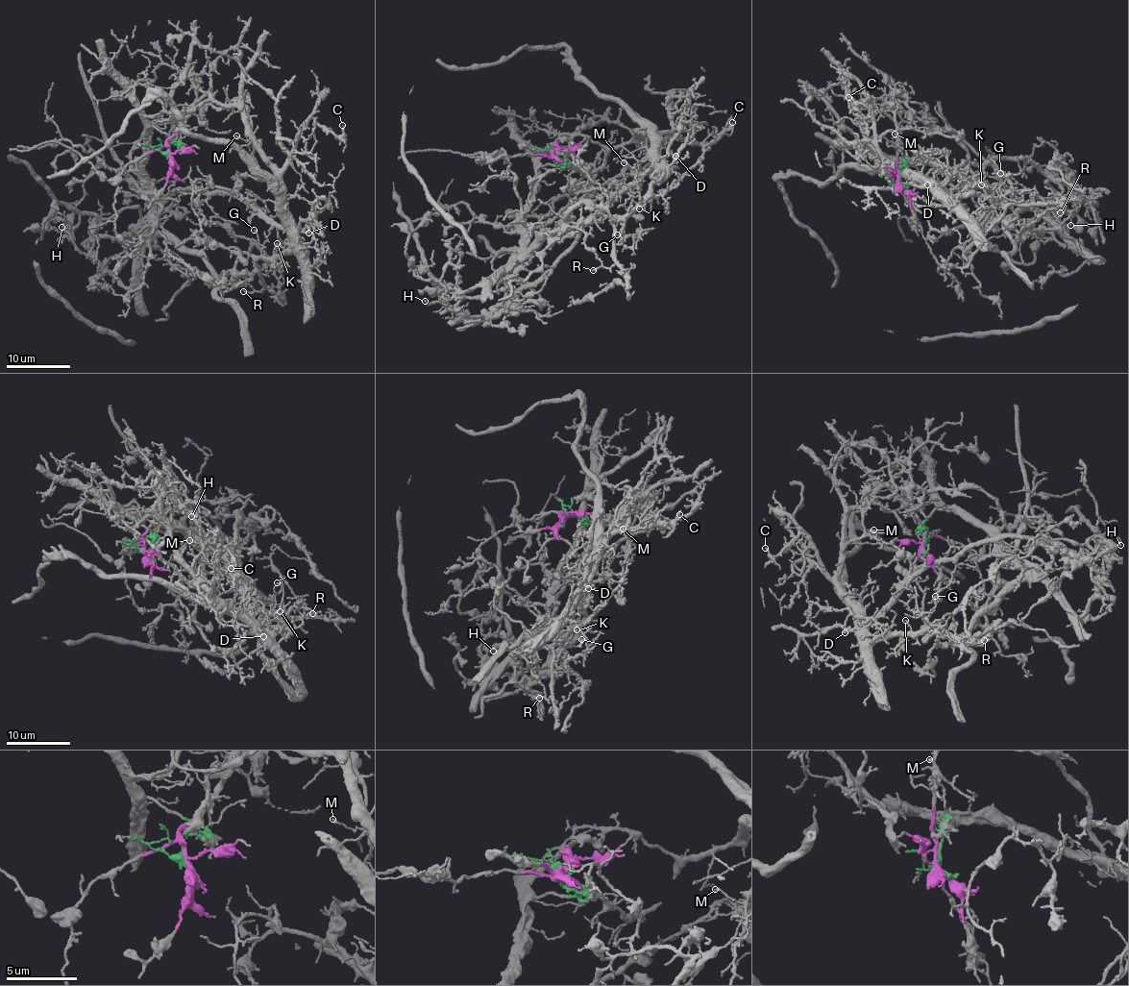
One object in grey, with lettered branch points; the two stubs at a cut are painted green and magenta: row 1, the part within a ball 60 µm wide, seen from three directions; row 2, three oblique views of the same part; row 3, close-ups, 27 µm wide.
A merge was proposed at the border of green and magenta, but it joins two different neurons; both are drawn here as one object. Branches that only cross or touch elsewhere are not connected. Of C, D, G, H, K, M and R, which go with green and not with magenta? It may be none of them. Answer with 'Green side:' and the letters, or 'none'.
Green side: H

